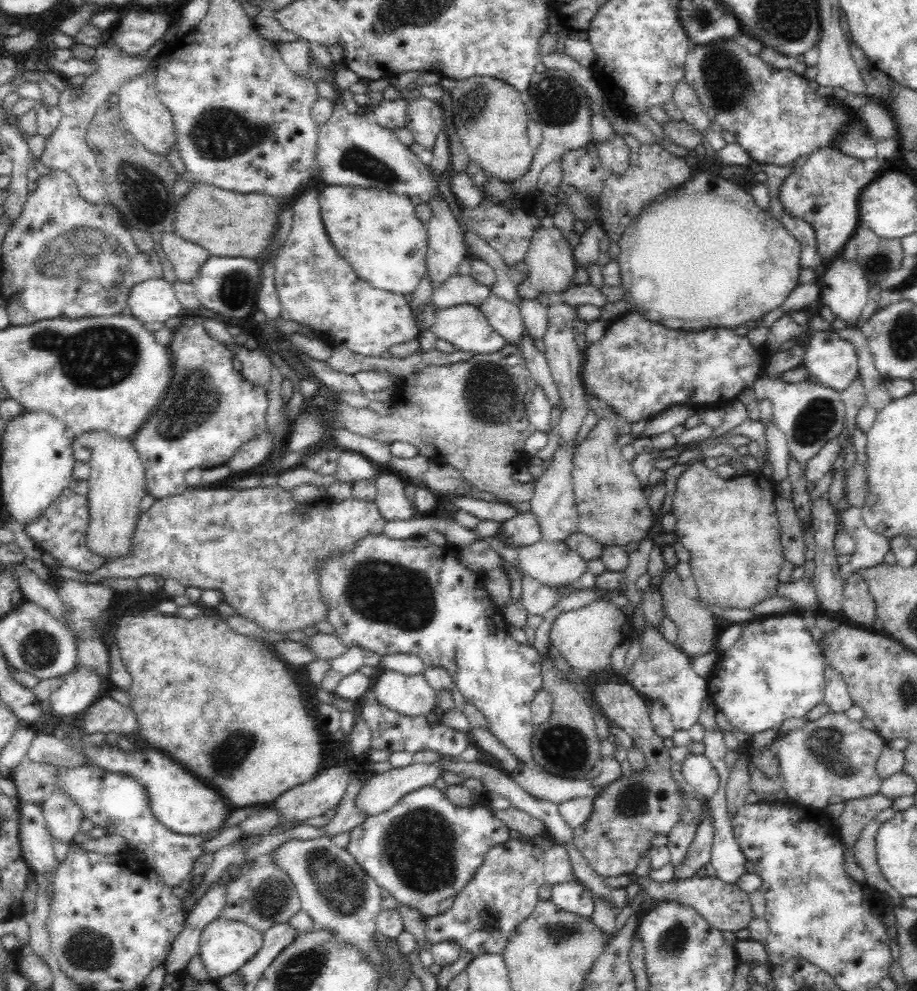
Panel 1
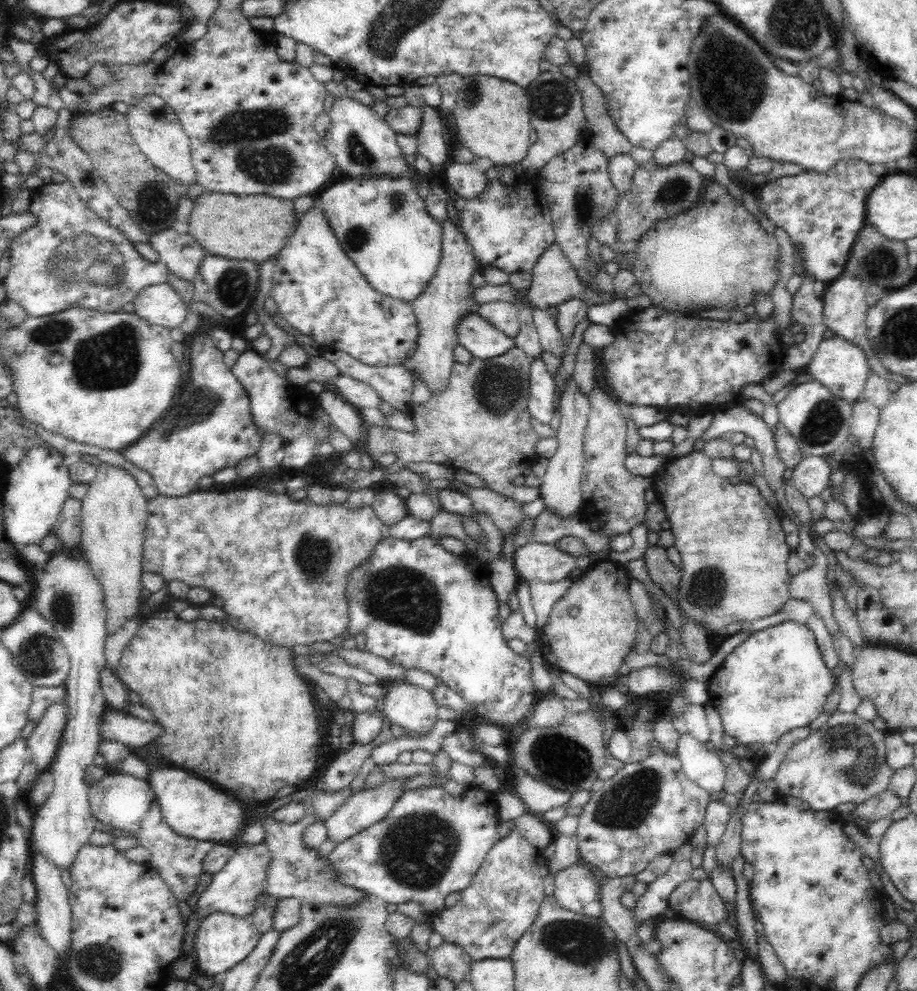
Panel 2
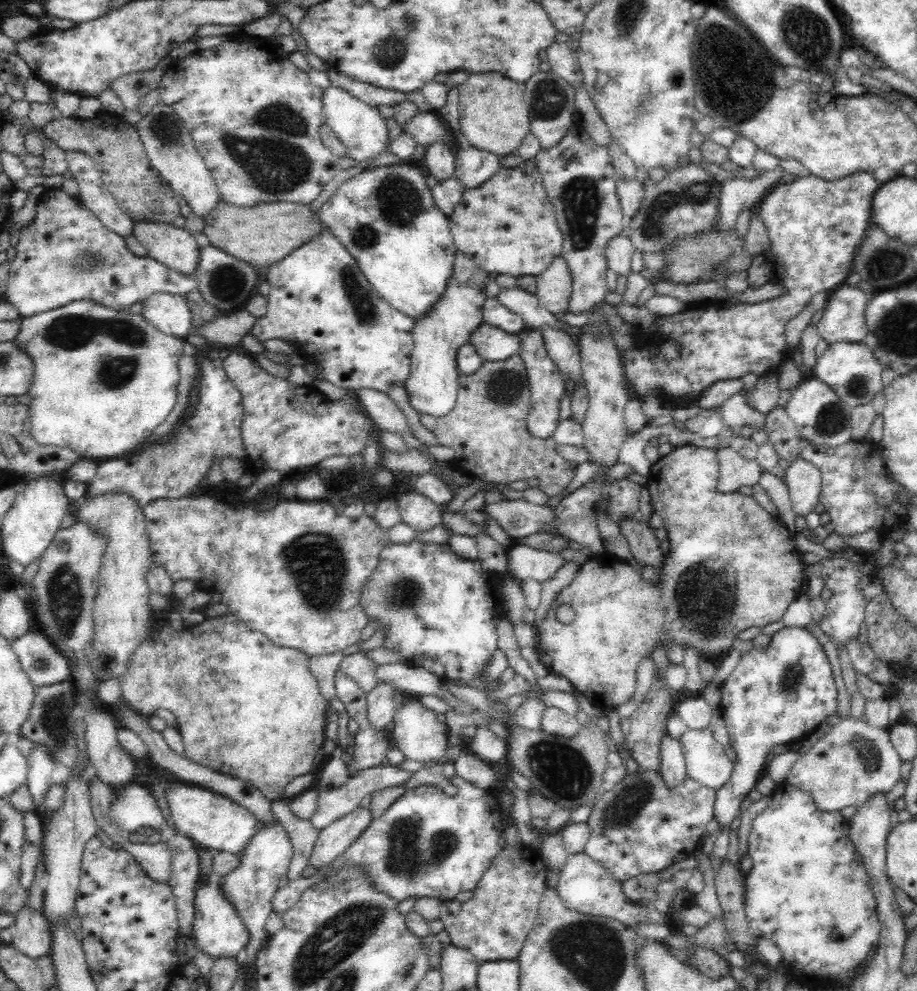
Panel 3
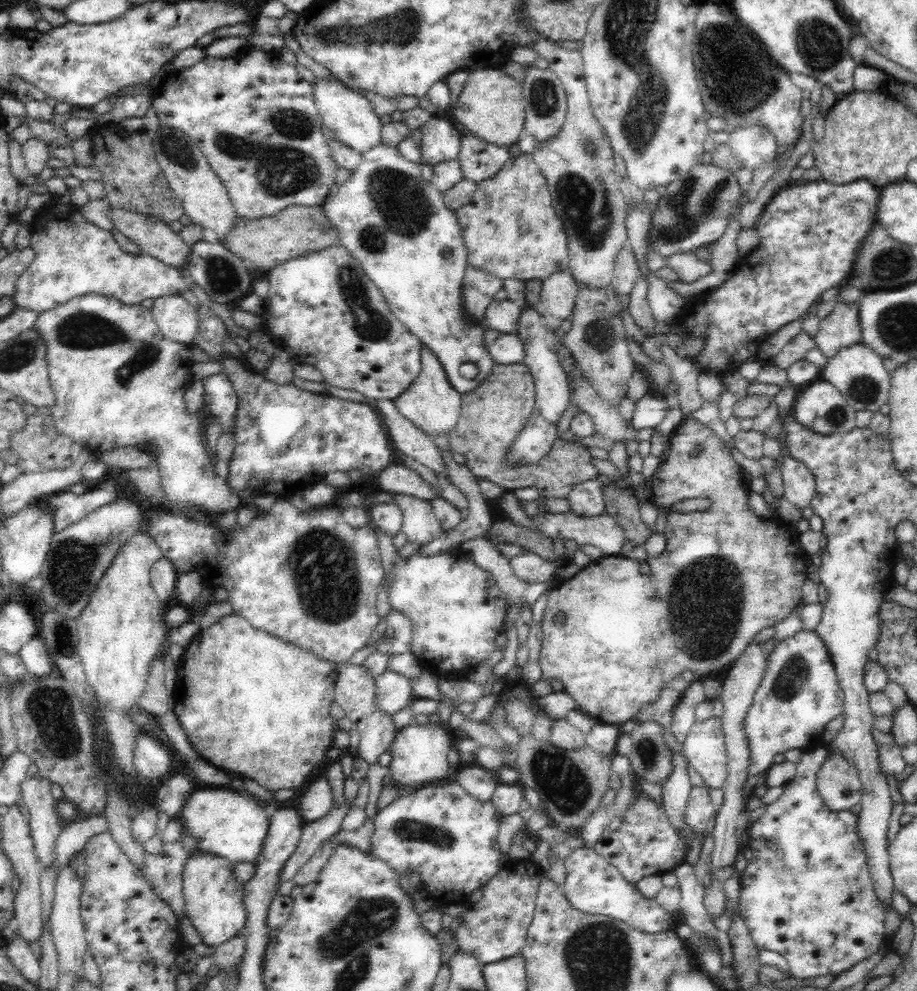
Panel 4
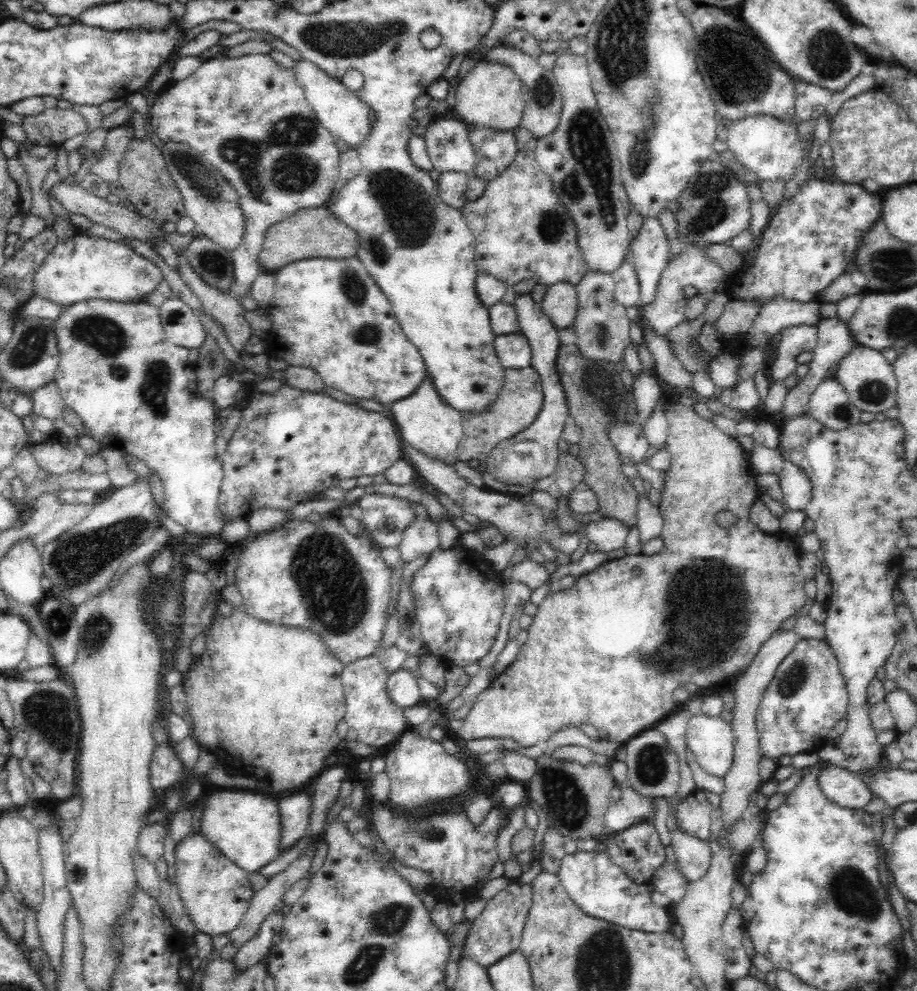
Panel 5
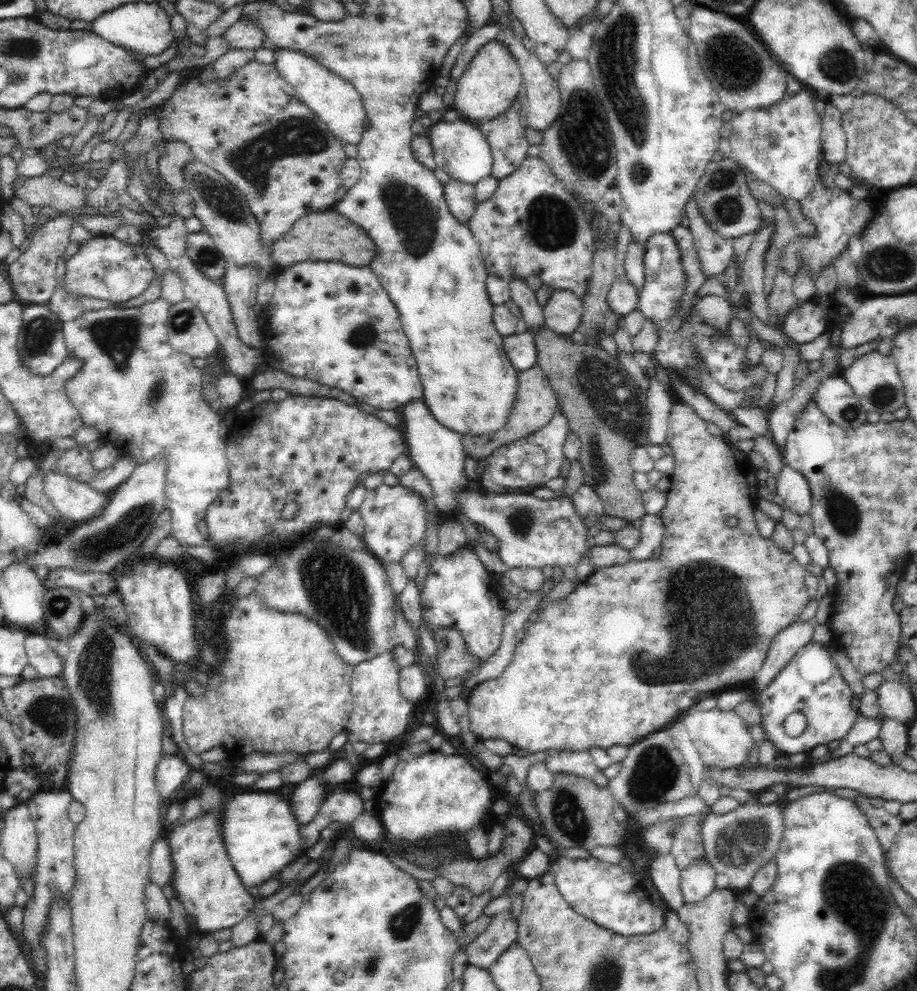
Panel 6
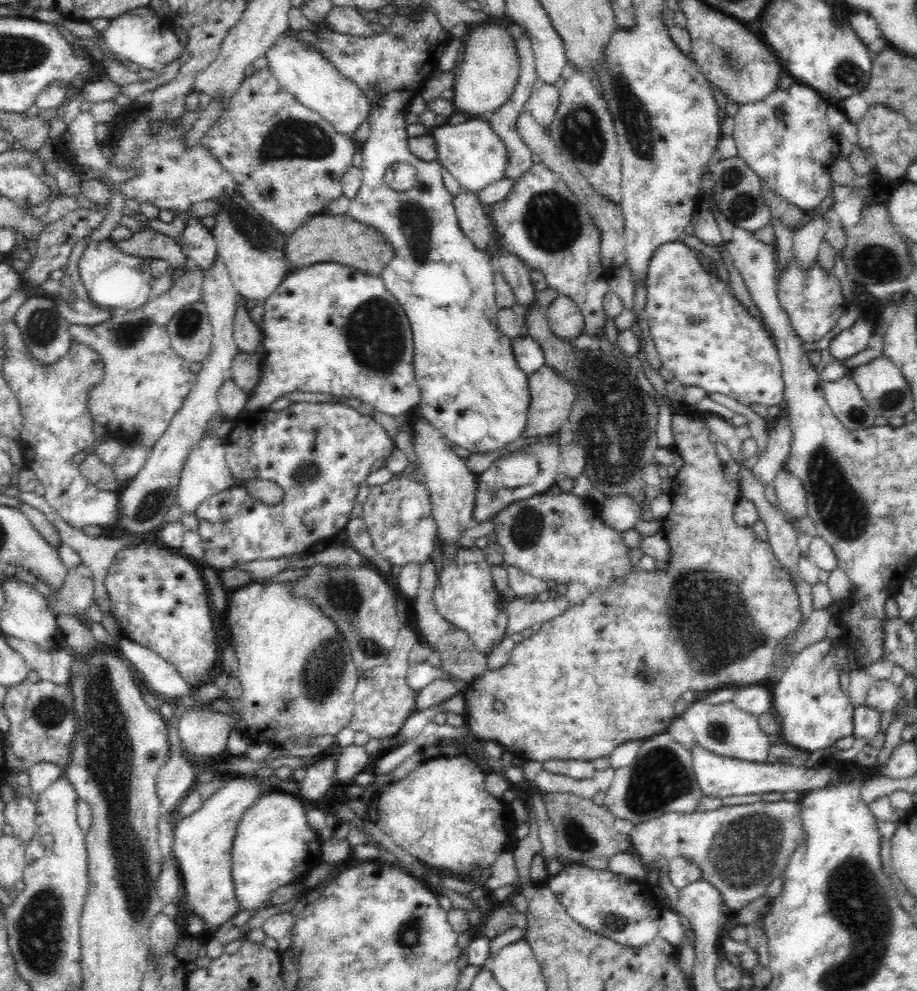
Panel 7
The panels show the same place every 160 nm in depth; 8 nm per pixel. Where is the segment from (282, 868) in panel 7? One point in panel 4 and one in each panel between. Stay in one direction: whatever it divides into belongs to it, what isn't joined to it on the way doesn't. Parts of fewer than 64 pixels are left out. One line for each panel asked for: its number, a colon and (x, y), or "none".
4: (226, 822)
5: (245, 826)
6: (261, 834)

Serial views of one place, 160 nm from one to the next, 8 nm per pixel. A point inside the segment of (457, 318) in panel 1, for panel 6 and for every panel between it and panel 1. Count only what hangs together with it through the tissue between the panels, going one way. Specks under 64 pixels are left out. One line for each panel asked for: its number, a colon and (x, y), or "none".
2: (481, 338)
3: (493, 344)
4: (504, 348)
5: (514, 351)
6: (521, 349)

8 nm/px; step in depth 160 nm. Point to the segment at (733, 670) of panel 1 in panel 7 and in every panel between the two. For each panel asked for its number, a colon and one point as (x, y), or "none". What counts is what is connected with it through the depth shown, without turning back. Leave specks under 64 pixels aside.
2: (777, 680)
3: (779, 695)
4: (800, 693)
5: (808, 695)
6: (811, 684)
7: (813, 711)

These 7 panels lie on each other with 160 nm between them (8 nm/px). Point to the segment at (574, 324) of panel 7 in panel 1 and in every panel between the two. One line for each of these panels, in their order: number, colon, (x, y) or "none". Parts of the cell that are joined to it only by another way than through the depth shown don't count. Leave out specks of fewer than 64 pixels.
1: (551, 265)
2: (554, 281)
3: (554, 286)
4: (559, 291)
5: (560, 302)
6: (563, 312)

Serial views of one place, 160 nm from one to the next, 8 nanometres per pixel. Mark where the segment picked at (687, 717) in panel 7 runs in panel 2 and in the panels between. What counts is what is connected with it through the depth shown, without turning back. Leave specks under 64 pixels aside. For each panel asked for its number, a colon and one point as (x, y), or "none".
2: (704, 767)
3: (707, 763)
4: (704, 747)
5: (710, 738)
6: (723, 740)

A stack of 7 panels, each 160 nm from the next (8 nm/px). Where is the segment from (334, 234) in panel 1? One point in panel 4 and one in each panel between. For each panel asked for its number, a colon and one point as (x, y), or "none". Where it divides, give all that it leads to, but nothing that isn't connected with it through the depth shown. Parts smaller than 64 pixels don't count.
2: (382, 223)
3: (386, 216)
4: (396, 224)

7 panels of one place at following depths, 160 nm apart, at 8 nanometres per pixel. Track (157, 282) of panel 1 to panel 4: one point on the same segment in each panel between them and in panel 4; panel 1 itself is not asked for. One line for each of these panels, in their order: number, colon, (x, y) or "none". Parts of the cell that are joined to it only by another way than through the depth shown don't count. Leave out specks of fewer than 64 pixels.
2: (160, 304)
3: (169, 313)
4: (176, 318)

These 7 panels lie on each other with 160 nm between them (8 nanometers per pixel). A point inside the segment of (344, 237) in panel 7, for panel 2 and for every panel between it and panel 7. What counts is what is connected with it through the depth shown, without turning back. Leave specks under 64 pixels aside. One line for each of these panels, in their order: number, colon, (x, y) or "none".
2: (255, 228)
3: (264, 234)
4: (297, 231)
5: (311, 232)
6: (327, 235)

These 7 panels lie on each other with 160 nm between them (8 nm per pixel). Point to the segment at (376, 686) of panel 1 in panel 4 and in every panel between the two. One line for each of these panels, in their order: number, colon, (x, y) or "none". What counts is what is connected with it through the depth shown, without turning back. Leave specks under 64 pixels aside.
2: (413, 708)
3: (418, 735)
4: (419, 752)

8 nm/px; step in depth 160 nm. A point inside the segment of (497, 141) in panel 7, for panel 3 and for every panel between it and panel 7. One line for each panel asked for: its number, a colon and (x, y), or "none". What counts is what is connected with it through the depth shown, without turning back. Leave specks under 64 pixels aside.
3: (426, 128)
4: (441, 141)
5: (448, 143)
6: (460, 148)

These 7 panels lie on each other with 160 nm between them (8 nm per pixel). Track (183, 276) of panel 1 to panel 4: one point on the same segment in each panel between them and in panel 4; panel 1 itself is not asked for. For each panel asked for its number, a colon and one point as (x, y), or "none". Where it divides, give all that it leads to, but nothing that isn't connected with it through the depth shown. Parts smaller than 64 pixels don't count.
2: (181, 253)
3: (177, 249)
4: (155, 238)

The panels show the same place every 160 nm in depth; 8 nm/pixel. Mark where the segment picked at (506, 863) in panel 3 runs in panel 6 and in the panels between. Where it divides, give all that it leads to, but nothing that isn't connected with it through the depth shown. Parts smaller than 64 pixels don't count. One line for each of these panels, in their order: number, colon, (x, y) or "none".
4: (494, 928)
5: (497, 931)
6: (483, 951)

